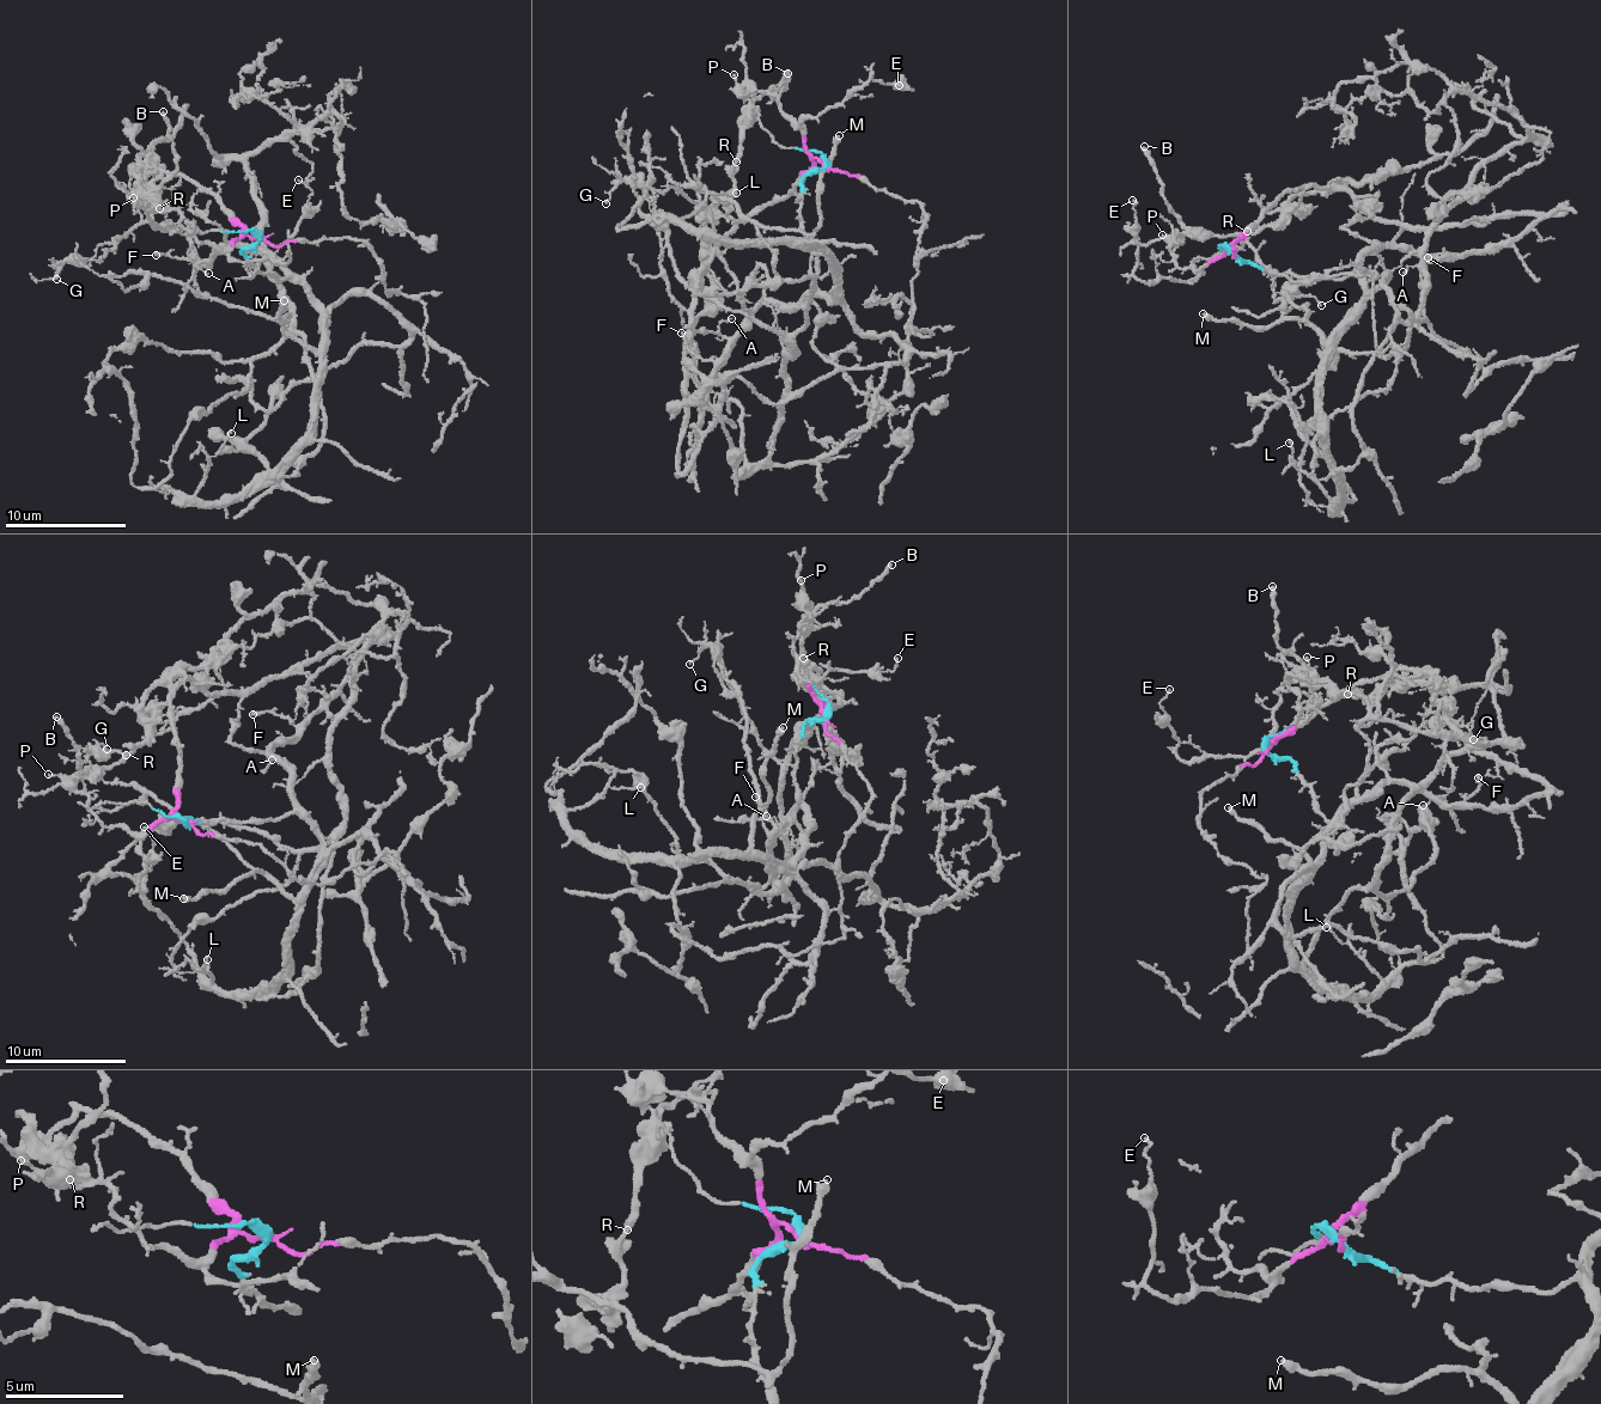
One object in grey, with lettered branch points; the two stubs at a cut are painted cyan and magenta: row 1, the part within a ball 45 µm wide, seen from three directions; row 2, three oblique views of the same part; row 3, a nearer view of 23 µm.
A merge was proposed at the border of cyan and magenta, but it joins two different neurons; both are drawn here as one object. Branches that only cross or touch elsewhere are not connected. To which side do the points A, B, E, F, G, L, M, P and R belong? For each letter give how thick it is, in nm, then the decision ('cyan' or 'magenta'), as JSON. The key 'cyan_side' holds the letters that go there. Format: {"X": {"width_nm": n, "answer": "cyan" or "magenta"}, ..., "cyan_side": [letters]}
{"A": {"width_nm": 90, "answer": "cyan"}, "B": {"width_nm": 240, "answer": "magenta"}, "E": {"width_nm": 100, "answer": "magenta"}, "F": {"width_nm": 180, "answer": "cyan"}, "G": {"width_nm": 110, "answer": "magenta"}, "L": {"width_nm": 140, "answer": "cyan"}, "M": {"width_nm": 300, "answer": "cyan"}, "P": {"width_nm": 110, "answer": "magenta"}, "R": {"width_nm": 240, "answer": "magenta"}, "cyan_side": ["A", "F", "L", "M"]}

